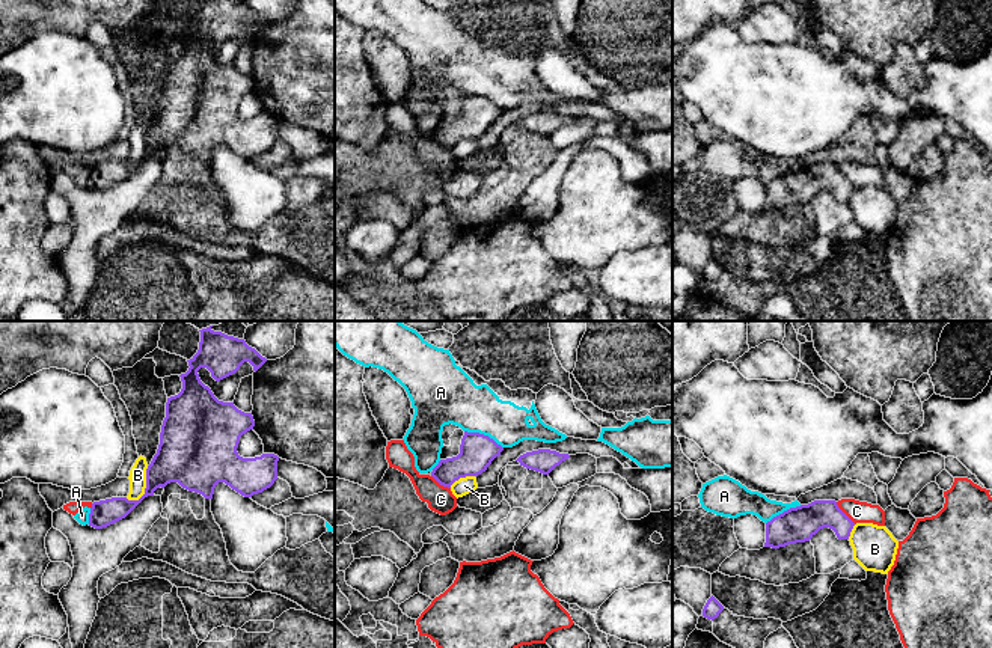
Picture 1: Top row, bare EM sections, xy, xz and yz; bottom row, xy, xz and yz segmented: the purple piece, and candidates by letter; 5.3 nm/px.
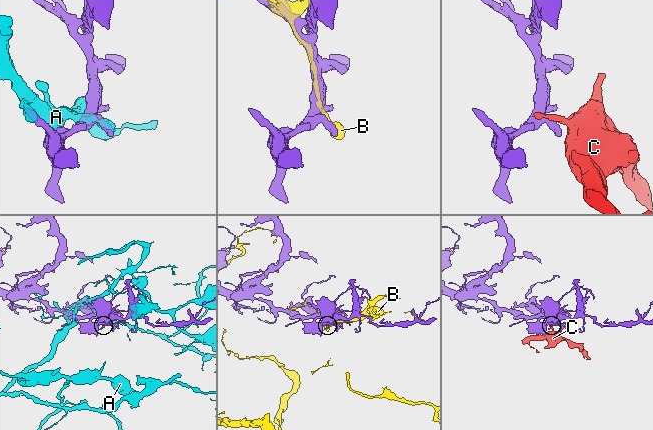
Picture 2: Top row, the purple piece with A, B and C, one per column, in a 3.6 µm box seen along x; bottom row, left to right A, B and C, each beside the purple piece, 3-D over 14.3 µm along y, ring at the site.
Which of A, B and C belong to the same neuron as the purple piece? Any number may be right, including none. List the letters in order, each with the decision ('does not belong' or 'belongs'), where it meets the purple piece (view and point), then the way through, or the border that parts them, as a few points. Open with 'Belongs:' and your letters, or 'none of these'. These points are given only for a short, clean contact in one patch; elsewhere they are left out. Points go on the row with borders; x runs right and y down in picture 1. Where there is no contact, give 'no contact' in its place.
Belongs: none of these
A: does not belong; contact xz (483, 434)
B: does not belong; contact xy (146, 487)
C: does not belong; contact yz (843, 513); border yz (835, 502), (855, 523)

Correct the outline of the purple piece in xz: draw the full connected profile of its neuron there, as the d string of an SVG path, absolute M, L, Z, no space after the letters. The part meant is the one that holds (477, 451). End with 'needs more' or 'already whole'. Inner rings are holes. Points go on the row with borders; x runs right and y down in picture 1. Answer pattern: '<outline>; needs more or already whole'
M464 431L460 454L452 458L440 460L433 469L431 476L440 485L451 488L460 478L478 476L485 472L502 451L504 448L488 436Z; already whole

